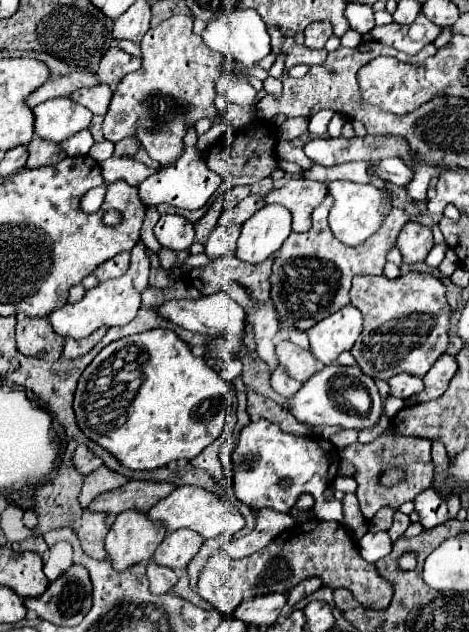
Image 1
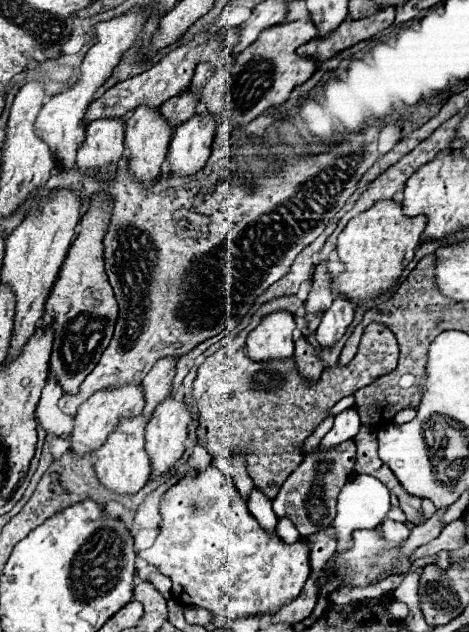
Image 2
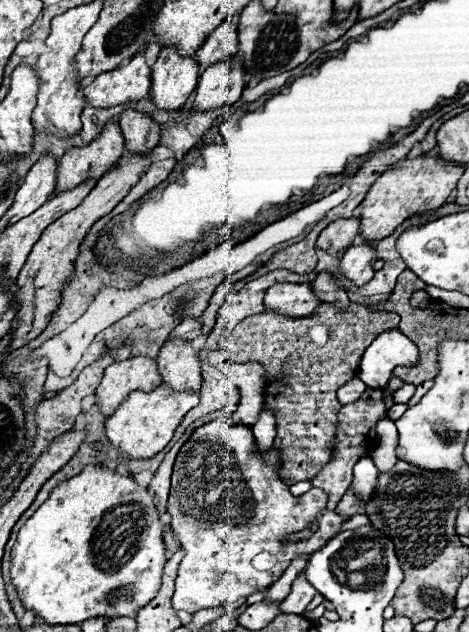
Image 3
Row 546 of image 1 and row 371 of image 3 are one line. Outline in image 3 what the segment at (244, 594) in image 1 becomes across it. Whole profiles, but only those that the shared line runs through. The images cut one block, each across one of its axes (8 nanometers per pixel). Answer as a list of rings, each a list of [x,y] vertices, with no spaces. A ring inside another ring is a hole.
[[[322,304],[316,316],[306,318],[284,318],[282,314],[262,312],[258,316],[250,316],[242,320],[232,330],[226,330],[218,348],[228,350],[236,362],[260,362],[266,370],[266,378],[262,380],[262,398],[264,410],[272,410],[276,418],[276,440],[274,450],[280,452],[280,478],[292,486],[302,480],[314,478],[322,466],[328,464],[332,456],[332,442],[338,424],[340,402],[336,400],[336,390],[342,388],[358,374],[358,364],[362,360],[362,352],[372,344],[376,336],[386,330],[398,328],[400,316],[394,312],[372,312],[368,306],[350,304],[344,314],[340,314],[332,304]]]

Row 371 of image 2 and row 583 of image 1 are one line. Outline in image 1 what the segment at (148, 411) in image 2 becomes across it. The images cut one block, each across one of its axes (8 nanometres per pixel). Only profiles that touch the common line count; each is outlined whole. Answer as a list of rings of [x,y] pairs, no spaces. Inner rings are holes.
[[[150,562],[148,564],[148,580],[150,580],[150,590],[154,590],[154,594],[164,594],[164,592],[172,590],[172,586],[176,584],[178,578],[172,568]]]

